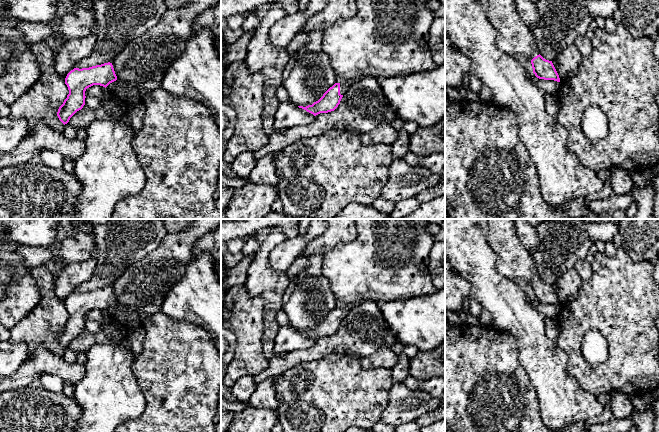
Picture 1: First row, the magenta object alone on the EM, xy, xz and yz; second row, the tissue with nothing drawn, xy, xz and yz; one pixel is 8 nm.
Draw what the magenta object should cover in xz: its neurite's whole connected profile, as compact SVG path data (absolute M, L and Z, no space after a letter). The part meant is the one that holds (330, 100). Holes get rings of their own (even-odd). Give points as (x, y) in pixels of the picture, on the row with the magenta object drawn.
M345 82L335 83L323 94L318 101L314 102L312 105L298 107L306 110L314 116L320 113L334 111L340 104L340 101L348 88L349 86Z

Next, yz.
M488 0L487 18L496 31L499 50L527 57L537 78L560 82L552 61L539 54L535 37L520 18L514 0Z

